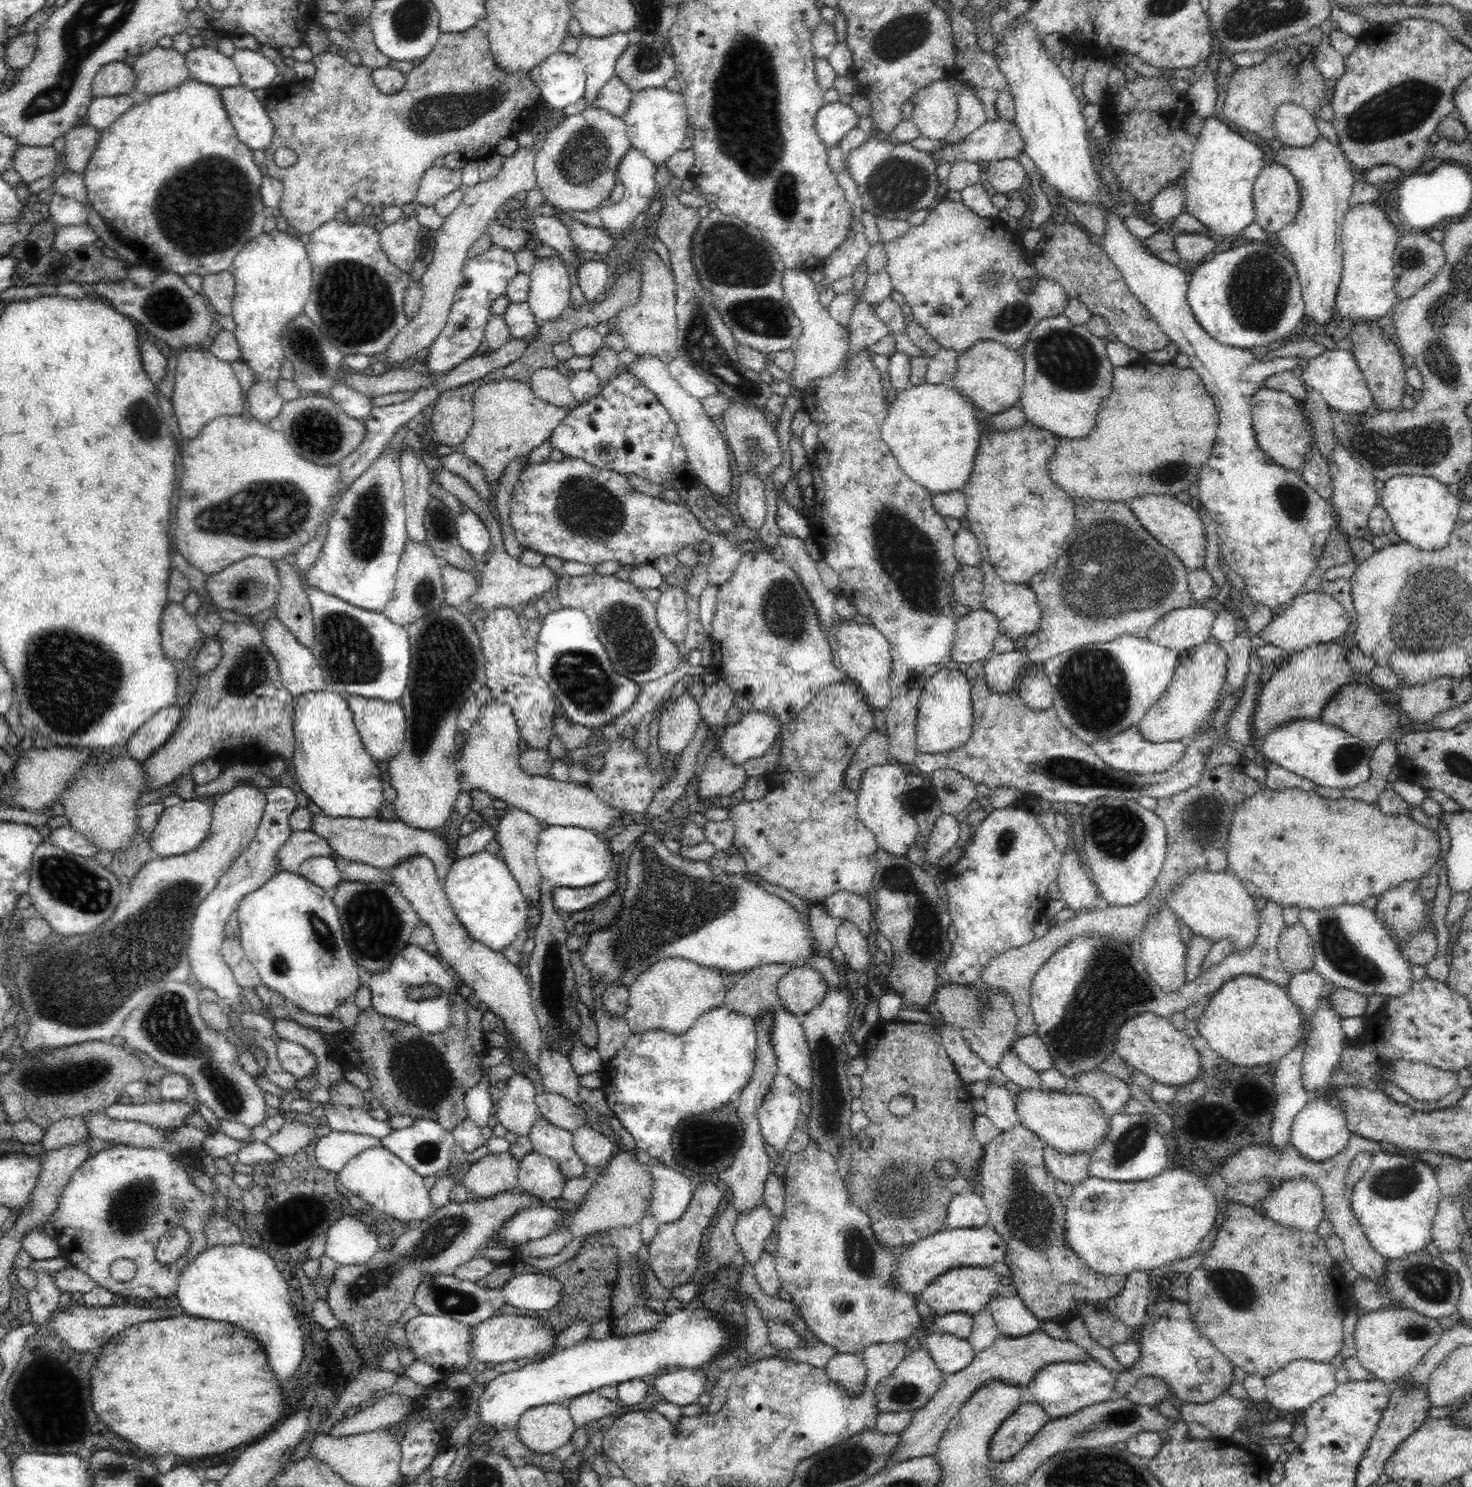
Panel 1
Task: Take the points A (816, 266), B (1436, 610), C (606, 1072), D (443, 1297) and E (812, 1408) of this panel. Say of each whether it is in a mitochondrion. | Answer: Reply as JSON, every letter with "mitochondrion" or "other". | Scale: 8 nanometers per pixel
{"A":"other","B":"mitochondrion","C":"other","D":"mitochondrion","E":"other"}

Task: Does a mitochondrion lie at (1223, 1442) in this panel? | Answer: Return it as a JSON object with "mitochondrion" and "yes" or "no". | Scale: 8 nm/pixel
{"mitochondrion":"no"}

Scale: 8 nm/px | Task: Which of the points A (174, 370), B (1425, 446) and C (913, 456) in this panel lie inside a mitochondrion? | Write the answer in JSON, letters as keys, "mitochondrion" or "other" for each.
{"A":"other","B":"mitochondrion","C":"other"}

